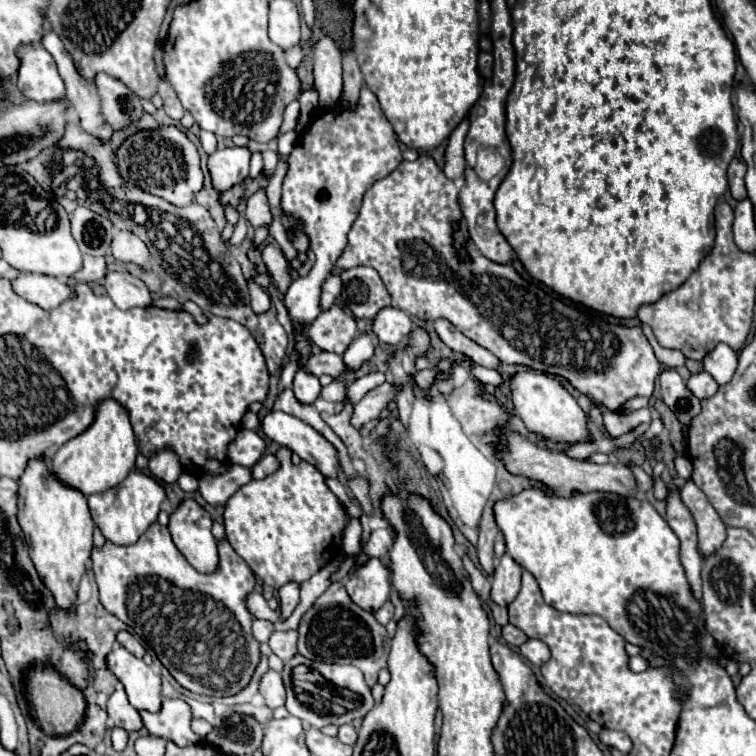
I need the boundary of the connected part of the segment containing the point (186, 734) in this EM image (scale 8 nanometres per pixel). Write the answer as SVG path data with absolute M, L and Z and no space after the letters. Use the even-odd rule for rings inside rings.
M164 698L158 712L140 712L144 728L160 738L168 738L178 746L188 746L200 742L200 738L190 730L190 706L184 700Z

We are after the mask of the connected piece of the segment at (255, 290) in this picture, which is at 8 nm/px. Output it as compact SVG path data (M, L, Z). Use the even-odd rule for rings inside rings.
M248 280L248 288L250 288L250 298L252 298L252 310L256 314L264 314L270 310L270 296L266 294L266 290L262 286L258 286L254 280Z

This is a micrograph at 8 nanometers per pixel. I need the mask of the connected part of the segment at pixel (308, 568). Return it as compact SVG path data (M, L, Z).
M280 448L276 452L280 468L262 480L250 480L224 504L228 542L250 570L274 590L288 580L302 584L324 568L340 552L346 524L344 508L326 486L324 476L308 462L294 466L290 456L290 448Z

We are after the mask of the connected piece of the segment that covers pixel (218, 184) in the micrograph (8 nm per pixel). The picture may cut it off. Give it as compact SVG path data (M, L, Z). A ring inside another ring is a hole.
M246 146L220 148L208 158L208 170L212 174L214 188L230 188L248 176L252 152Z

